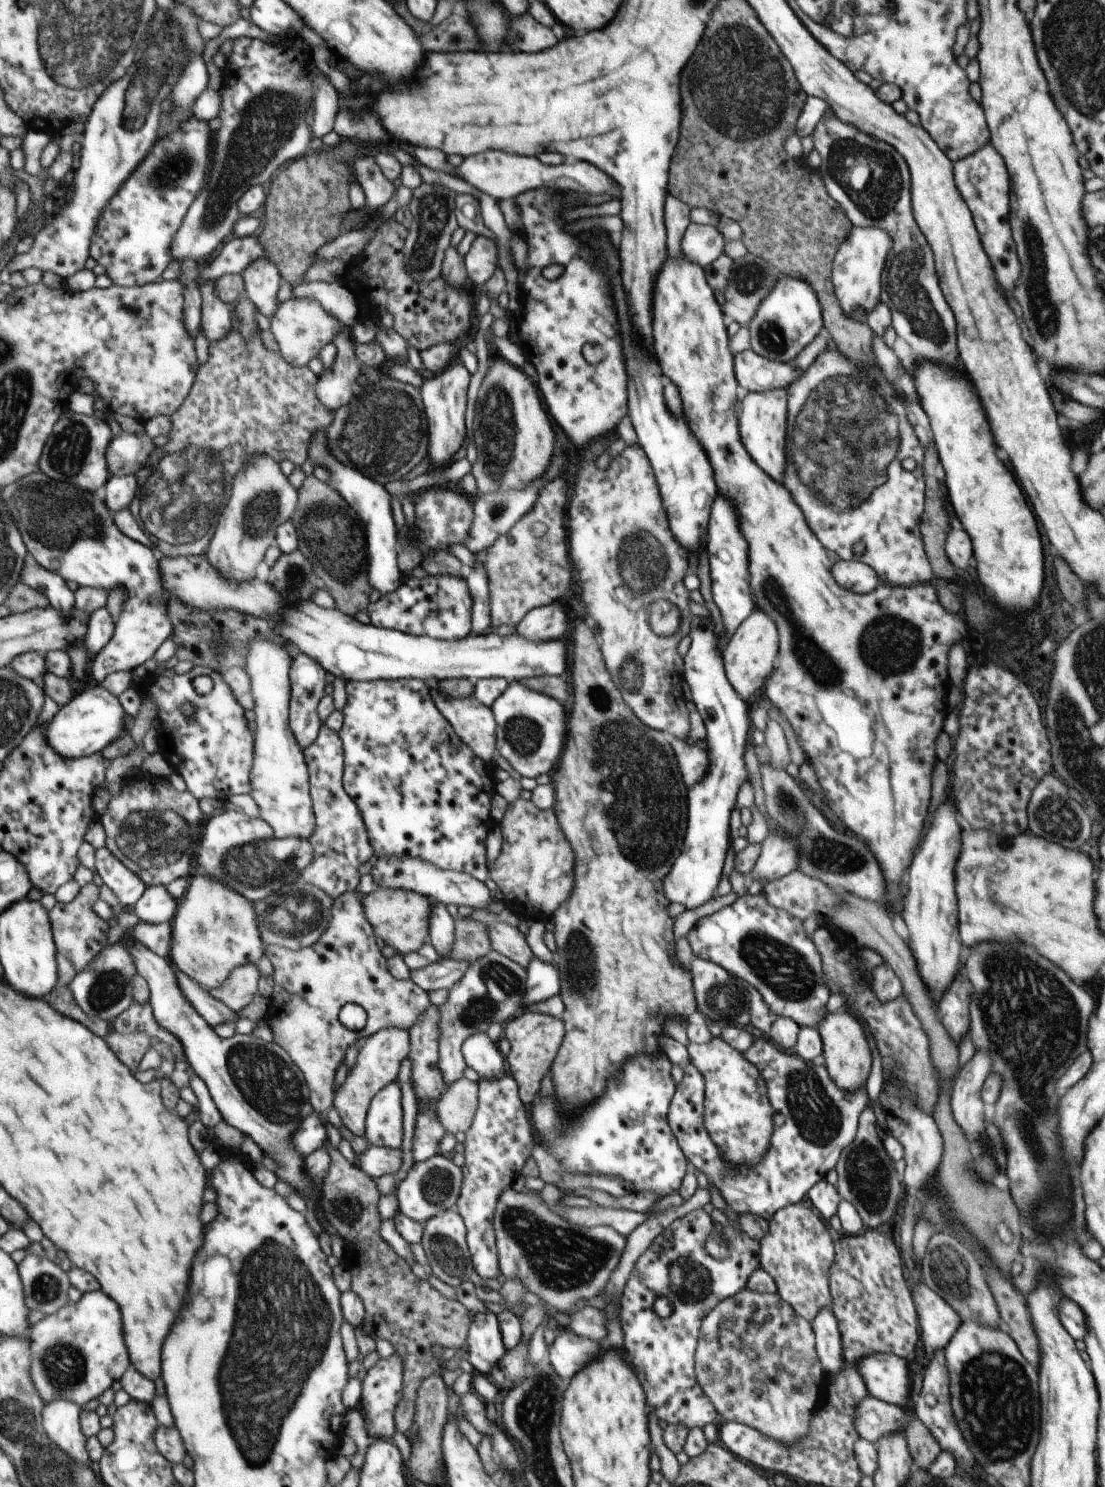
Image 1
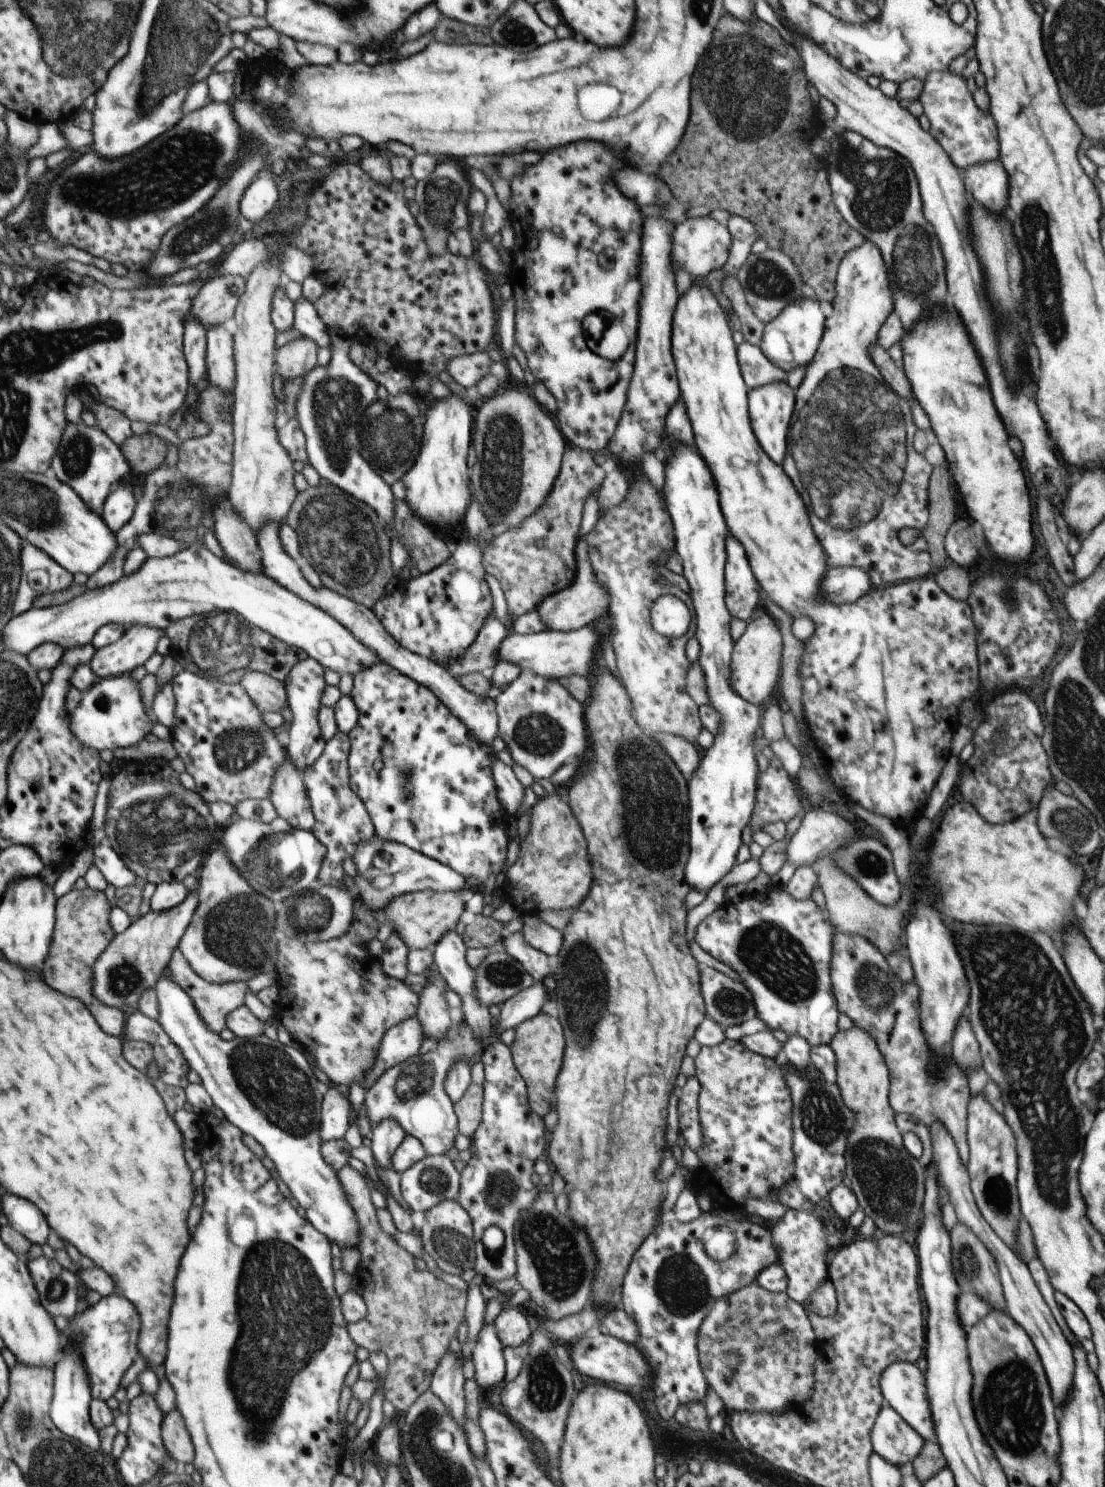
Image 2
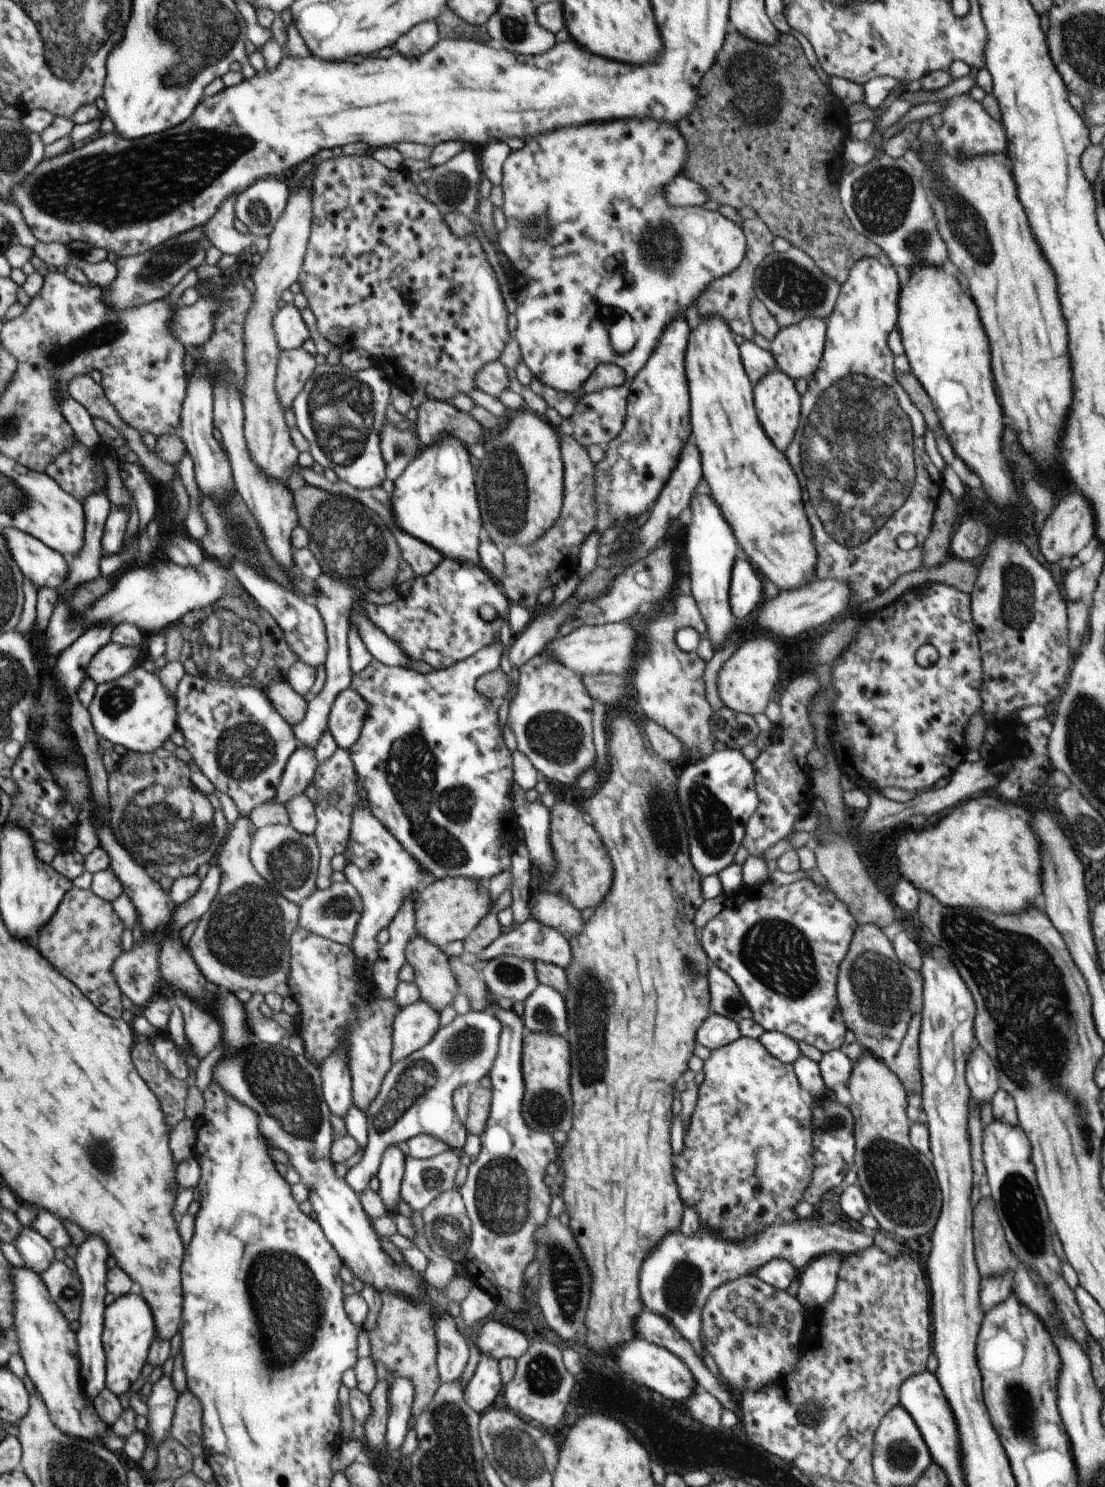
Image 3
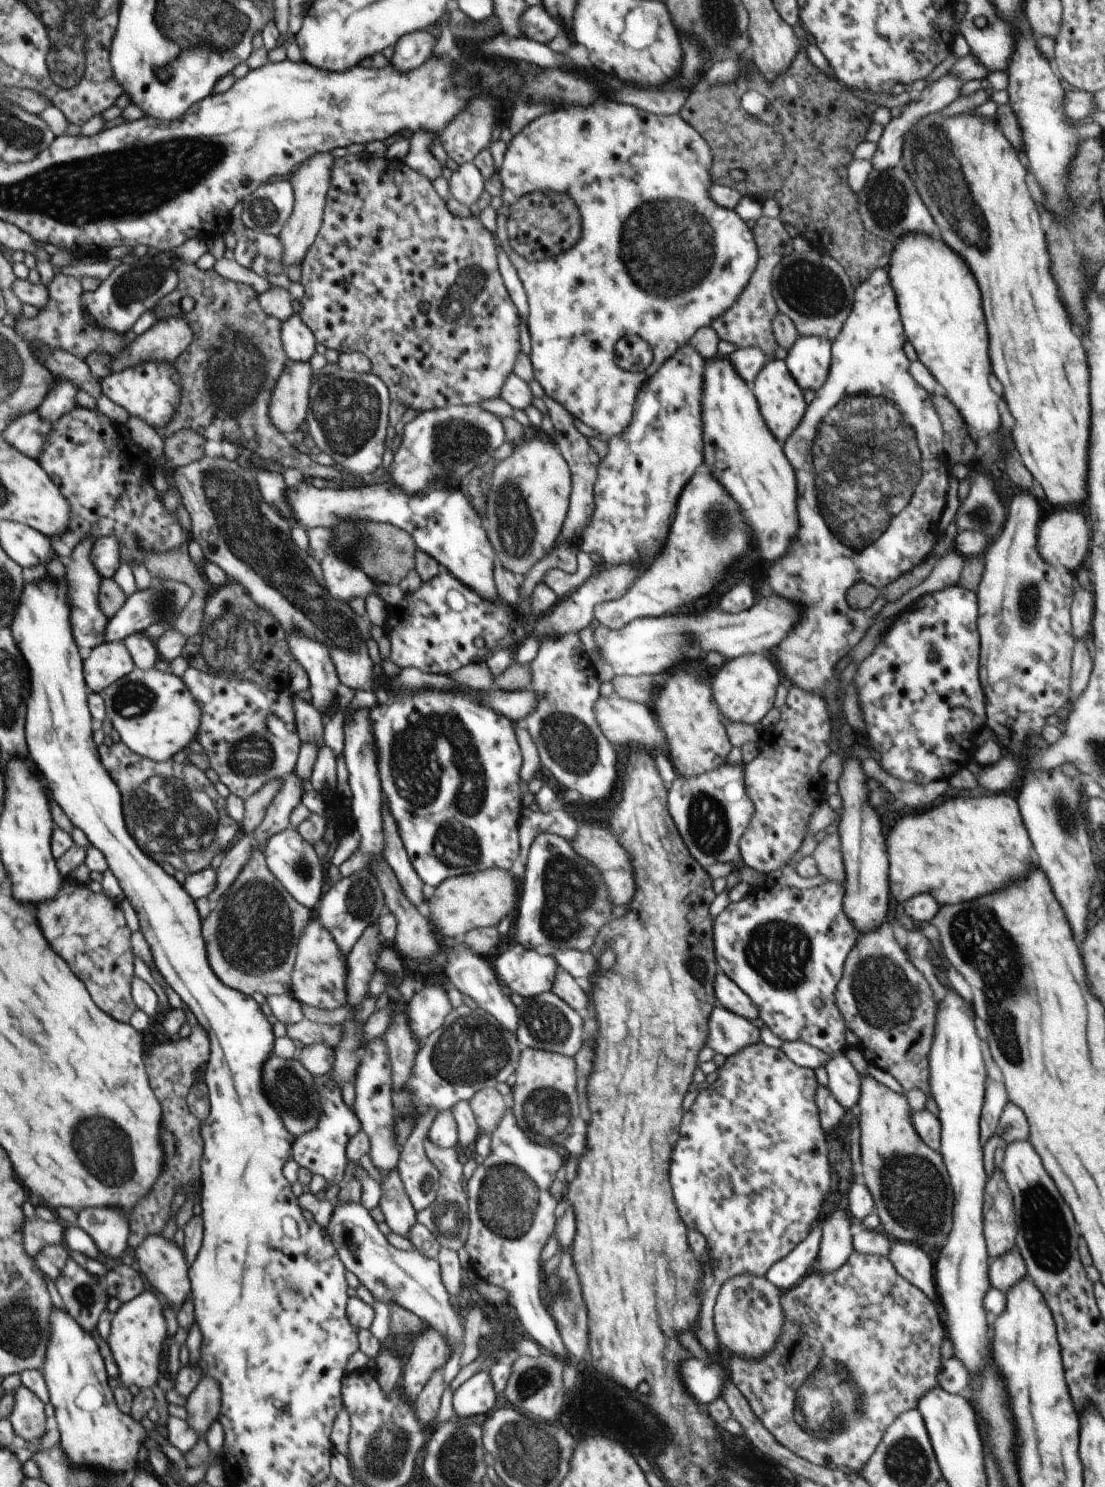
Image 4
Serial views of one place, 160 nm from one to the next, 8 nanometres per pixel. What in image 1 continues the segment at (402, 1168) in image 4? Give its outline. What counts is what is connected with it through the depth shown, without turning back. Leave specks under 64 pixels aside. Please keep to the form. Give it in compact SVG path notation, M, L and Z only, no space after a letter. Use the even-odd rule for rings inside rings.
M436 1154L425 1161L416 1161L397 1187L398 1208L409 1219L424 1224L433 1216L440 1216L445 1210L456 1210L462 1183L462 1169L443 1155Z

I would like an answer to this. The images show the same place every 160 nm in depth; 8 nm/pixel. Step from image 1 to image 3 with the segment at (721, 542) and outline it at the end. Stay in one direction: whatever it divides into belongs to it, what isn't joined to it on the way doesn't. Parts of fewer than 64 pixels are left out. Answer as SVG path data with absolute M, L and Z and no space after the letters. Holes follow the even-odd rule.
M738 558L731 574L729 588L730 608L736 618L750 616L762 598L762 582L754 572L752 564L744 558Z

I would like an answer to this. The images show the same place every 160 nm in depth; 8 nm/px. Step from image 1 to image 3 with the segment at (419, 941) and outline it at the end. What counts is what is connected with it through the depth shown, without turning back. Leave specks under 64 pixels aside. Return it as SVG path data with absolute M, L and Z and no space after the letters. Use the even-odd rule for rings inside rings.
M476 878L436 879L423 892L415 893L415 928L418 935L444 948L449 942L463 940L488 914L493 905L488 883Z

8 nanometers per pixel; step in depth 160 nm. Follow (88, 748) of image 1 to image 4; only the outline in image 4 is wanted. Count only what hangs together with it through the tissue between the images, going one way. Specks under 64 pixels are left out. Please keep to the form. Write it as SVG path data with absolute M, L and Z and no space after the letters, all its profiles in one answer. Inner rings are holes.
M136 667L126 678L102 691L101 695L106 716L119 732L120 742L150 760L164 762L173 758L199 734L203 710L184 680L174 673L155 668L143 671Z

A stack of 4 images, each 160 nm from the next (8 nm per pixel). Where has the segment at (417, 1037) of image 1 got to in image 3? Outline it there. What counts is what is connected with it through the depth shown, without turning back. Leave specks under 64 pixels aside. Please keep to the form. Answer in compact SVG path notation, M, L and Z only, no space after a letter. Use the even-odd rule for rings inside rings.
M416 934L414 938L410 938L410 942L407 942L405 957L407 963L411 964L413 968L415 976L413 982L416 983L421 992L421 999L431 1004L440 1014L445 1006L452 1004L459 987L457 980L452 975L449 958L444 953L443 948Z

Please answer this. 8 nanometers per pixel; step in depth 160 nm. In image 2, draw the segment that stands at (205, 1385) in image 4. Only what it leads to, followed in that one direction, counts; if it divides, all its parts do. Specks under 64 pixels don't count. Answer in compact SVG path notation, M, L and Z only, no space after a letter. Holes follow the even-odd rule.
M176 1406L168 1413L168 1424L164 1424L164 1444L168 1444L167 1452L181 1465L181 1468L192 1465L195 1448L185 1420Z

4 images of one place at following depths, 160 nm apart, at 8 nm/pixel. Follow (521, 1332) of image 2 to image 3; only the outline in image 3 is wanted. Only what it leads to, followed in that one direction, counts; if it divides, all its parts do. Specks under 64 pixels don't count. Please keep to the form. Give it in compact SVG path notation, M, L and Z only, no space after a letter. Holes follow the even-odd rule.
M491 1320L480 1327L475 1344L482 1355L501 1361L504 1357L518 1360L528 1350L531 1342L514 1327Z

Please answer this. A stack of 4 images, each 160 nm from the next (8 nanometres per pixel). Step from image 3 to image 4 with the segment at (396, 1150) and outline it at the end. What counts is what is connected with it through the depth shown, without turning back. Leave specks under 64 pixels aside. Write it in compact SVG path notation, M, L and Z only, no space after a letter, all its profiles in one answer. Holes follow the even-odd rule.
M397 1168L394 1169L381 1184L381 1199L379 1200L379 1207L391 1232L408 1238L411 1233L411 1228L417 1223L417 1210L413 1207L408 1194L406 1194Z

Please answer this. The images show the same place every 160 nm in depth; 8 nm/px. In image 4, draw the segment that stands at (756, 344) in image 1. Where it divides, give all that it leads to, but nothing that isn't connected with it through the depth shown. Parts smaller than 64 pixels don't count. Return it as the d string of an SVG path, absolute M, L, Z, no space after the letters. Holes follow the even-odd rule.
M802 337L785 359L788 370L802 390L820 390L831 367L831 342L824 337Z

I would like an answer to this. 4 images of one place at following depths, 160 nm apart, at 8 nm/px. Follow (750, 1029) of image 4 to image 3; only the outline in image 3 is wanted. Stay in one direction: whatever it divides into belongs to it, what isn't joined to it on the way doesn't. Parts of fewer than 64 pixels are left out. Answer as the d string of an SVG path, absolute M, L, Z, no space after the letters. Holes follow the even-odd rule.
M710 1009L707 1019L697 1030L696 1040L702 1046L713 1051L738 1040L740 1037L742 1034L735 1020L730 1020L730 1018Z

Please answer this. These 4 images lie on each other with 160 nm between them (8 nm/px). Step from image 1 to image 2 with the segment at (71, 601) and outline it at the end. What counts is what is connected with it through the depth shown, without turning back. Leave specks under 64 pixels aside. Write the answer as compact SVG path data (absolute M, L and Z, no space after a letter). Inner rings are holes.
M28 541L23 542L21 555L22 584L20 584L20 604L16 604L16 616L31 609L39 593L60 592L68 588L74 578L72 573Z

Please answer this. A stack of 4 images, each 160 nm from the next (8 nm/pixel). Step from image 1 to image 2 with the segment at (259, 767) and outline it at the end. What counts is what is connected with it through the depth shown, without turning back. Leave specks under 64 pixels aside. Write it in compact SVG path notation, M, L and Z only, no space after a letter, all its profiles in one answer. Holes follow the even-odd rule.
M287 759L277 768L269 799L277 813L292 827L310 831L315 823L308 793L304 788L303 771Z

